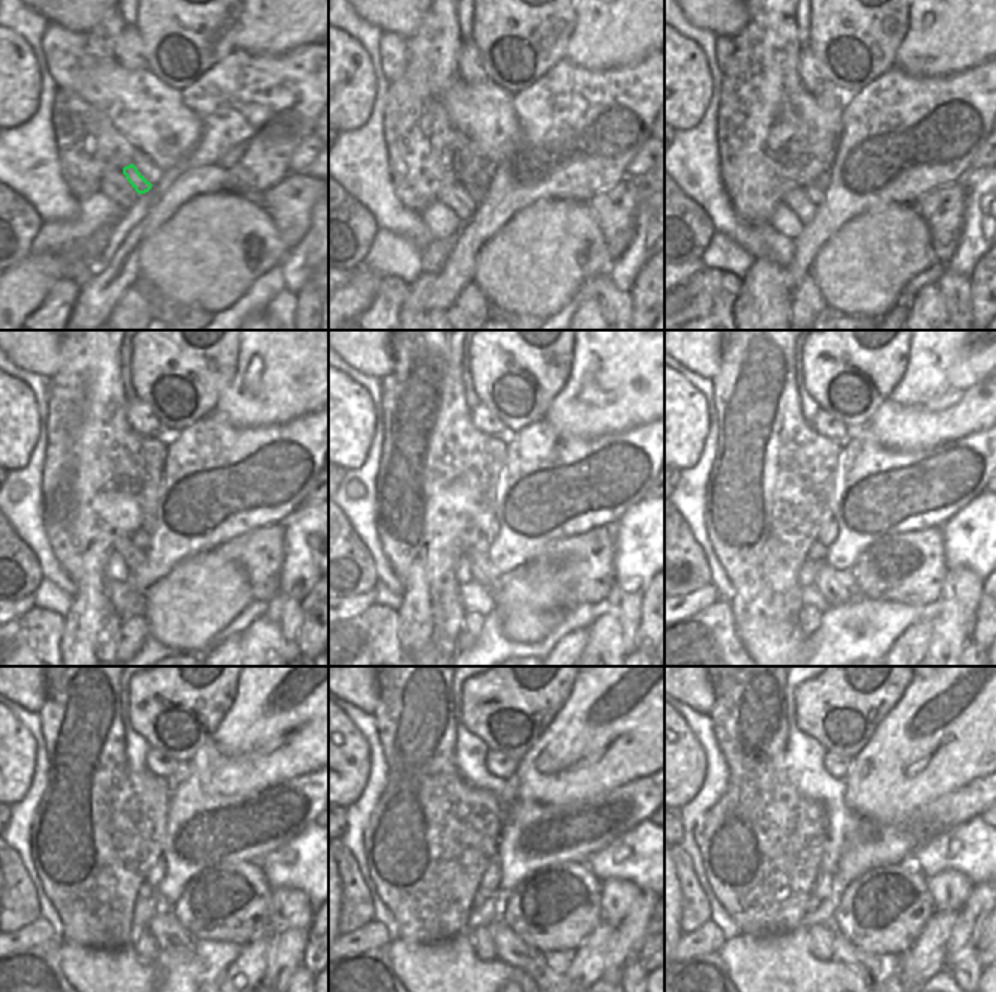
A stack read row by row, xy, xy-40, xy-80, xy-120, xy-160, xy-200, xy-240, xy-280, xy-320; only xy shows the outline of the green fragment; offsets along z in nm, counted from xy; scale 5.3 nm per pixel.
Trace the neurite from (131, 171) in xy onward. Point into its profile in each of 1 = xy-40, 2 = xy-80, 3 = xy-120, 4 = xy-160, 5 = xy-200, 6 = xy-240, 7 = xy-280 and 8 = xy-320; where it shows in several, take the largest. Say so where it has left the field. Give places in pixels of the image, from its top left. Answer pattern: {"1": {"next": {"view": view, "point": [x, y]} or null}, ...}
{"1": {"next": {"view": "xy-40", "point": [477, 194]}}, "2": {"next": {"view": "xy-80", "point": [813, 194]}}, "3": {"next": {"view": "xy-120", "point": [141, 539]}}, "4": {"next": {"view": "xy-160", "point": [482, 545]}}, "5": {"next": {"view": "xy-200", "point": [818, 551]}}, "6": {"next": {"view": "xy-240", "point": [146, 890]}}, "7": {"next": {"view": "xy-280", "point": [479, 899]}}, "8": {"next": {"view": "xy-320", "point": [813, 902]}}}

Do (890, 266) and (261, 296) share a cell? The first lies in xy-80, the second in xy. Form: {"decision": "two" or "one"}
{"decision": "two"}

